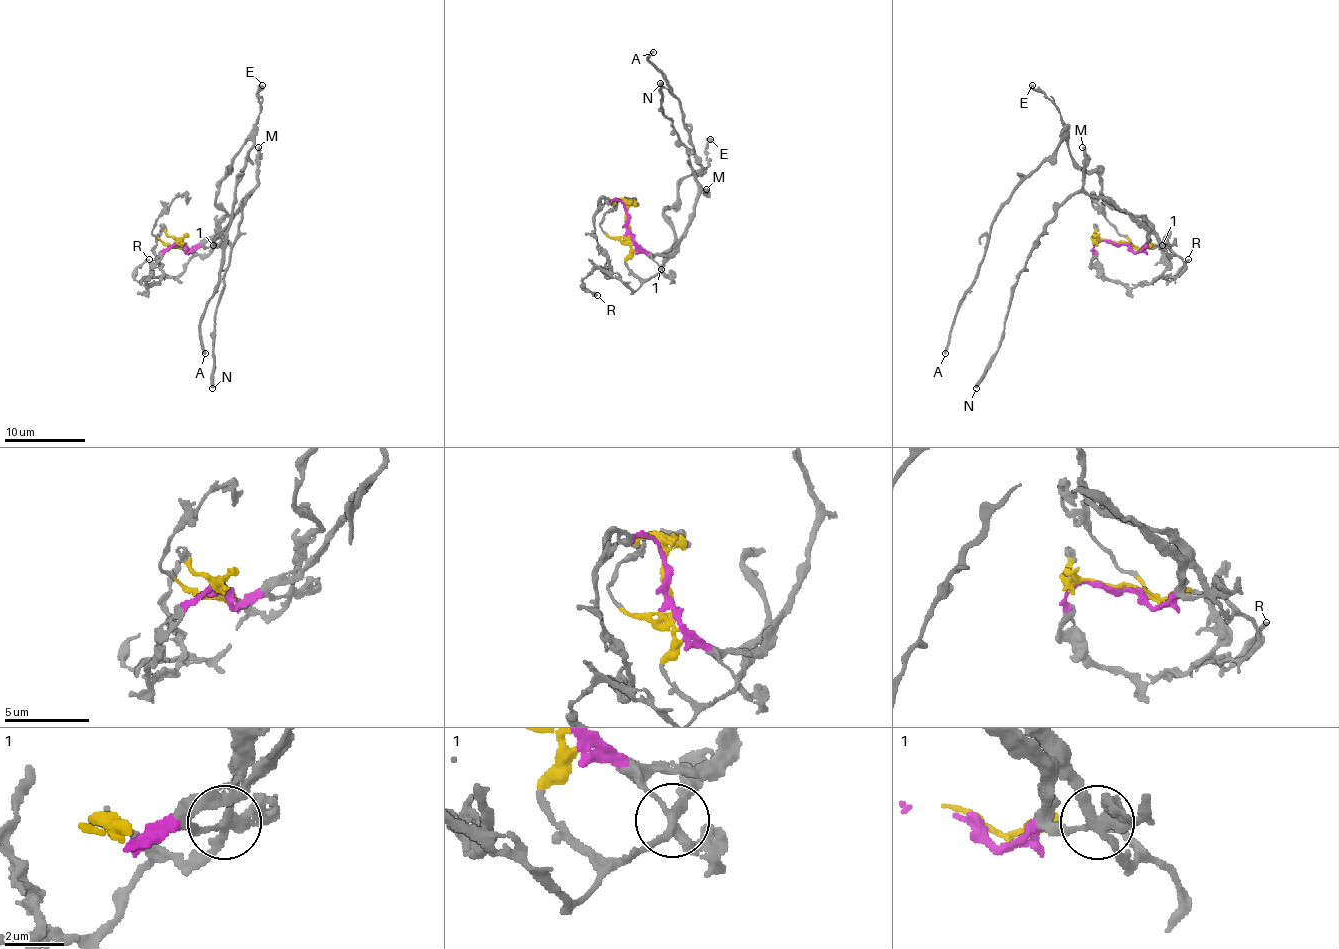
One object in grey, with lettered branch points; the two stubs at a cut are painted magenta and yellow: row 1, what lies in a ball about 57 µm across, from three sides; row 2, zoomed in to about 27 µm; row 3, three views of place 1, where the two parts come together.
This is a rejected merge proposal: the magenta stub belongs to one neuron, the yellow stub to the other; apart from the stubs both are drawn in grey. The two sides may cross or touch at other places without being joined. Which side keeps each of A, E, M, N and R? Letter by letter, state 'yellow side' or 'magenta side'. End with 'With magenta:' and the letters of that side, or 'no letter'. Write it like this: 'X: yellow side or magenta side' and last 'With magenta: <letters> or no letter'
A: yellow side
E: yellow side
M: magenta side
N: magenta side
R: yellow side
With magenta: M, N

